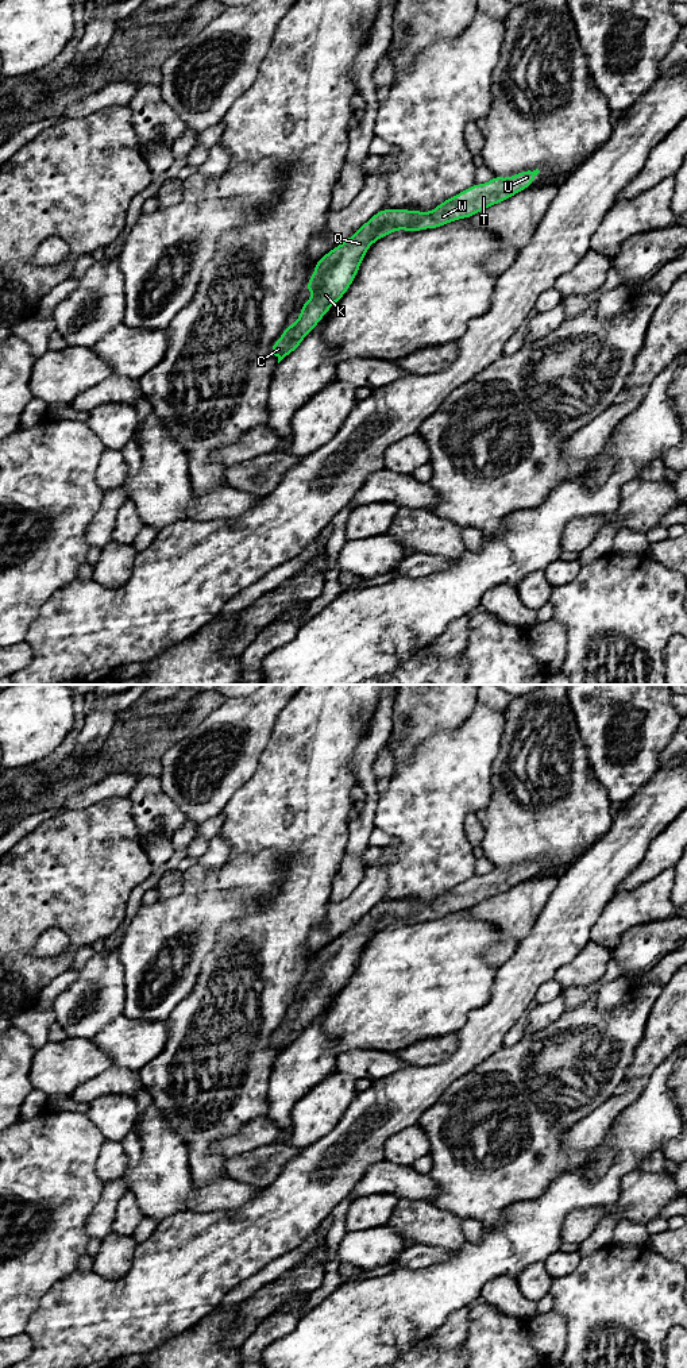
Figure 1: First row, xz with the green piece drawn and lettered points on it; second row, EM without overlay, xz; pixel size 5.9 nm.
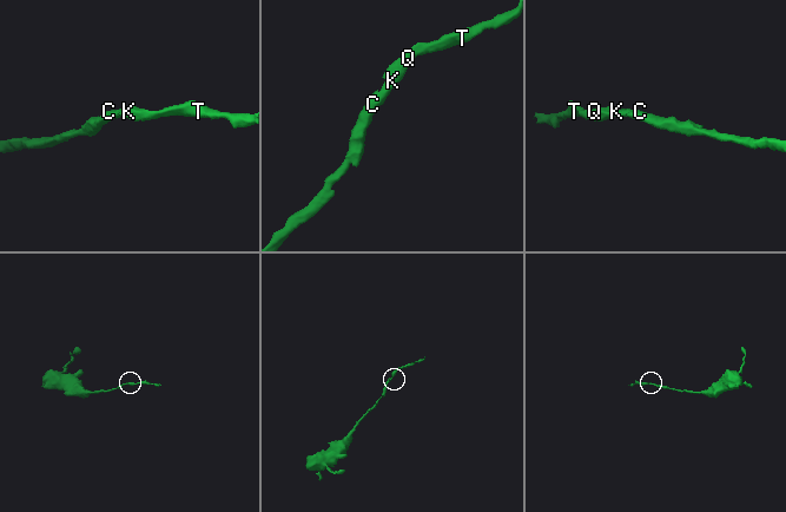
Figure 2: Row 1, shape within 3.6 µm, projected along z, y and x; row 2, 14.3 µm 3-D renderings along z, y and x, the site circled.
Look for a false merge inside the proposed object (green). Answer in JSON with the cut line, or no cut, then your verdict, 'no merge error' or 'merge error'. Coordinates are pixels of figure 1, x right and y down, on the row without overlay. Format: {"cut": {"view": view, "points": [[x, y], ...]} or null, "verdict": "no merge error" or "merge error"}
{"cut": null, "verdict": "no merge error"}

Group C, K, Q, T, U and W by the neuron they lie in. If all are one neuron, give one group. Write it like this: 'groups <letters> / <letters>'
groups C K Q T U W

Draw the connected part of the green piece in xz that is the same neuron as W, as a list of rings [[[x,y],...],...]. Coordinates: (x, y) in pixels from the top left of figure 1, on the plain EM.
[[[536,860],[533,863],[525,862],[509,870],[495,867],[491,872],[486,875],[475,875],[471,879],[460,883],[459,886],[445,891],[431,903],[408,901],[379,902],[367,914],[364,914],[350,930],[327,944],[320,952],[316,953],[312,970],[306,975],[306,982],[313,983],[314,986],[302,995],[298,1011],[293,1017],[287,1017],[282,1028],[273,1036],[271,1045],[278,1048],[279,1055],[287,1045],[293,1044],[300,1037],[304,1029],[319,1016],[319,1013],[329,1002],[329,999],[335,994],[337,994],[351,978],[368,939],[379,929],[383,929],[397,921],[406,921],[414,924],[427,920],[437,920],[449,913],[460,912],[463,909],[471,909],[475,905],[494,895],[505,893],[516,885],[526,880],[539,864],[540,862]]]

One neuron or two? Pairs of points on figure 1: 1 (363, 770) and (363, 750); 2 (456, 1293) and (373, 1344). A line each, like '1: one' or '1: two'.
1: one
2: one

